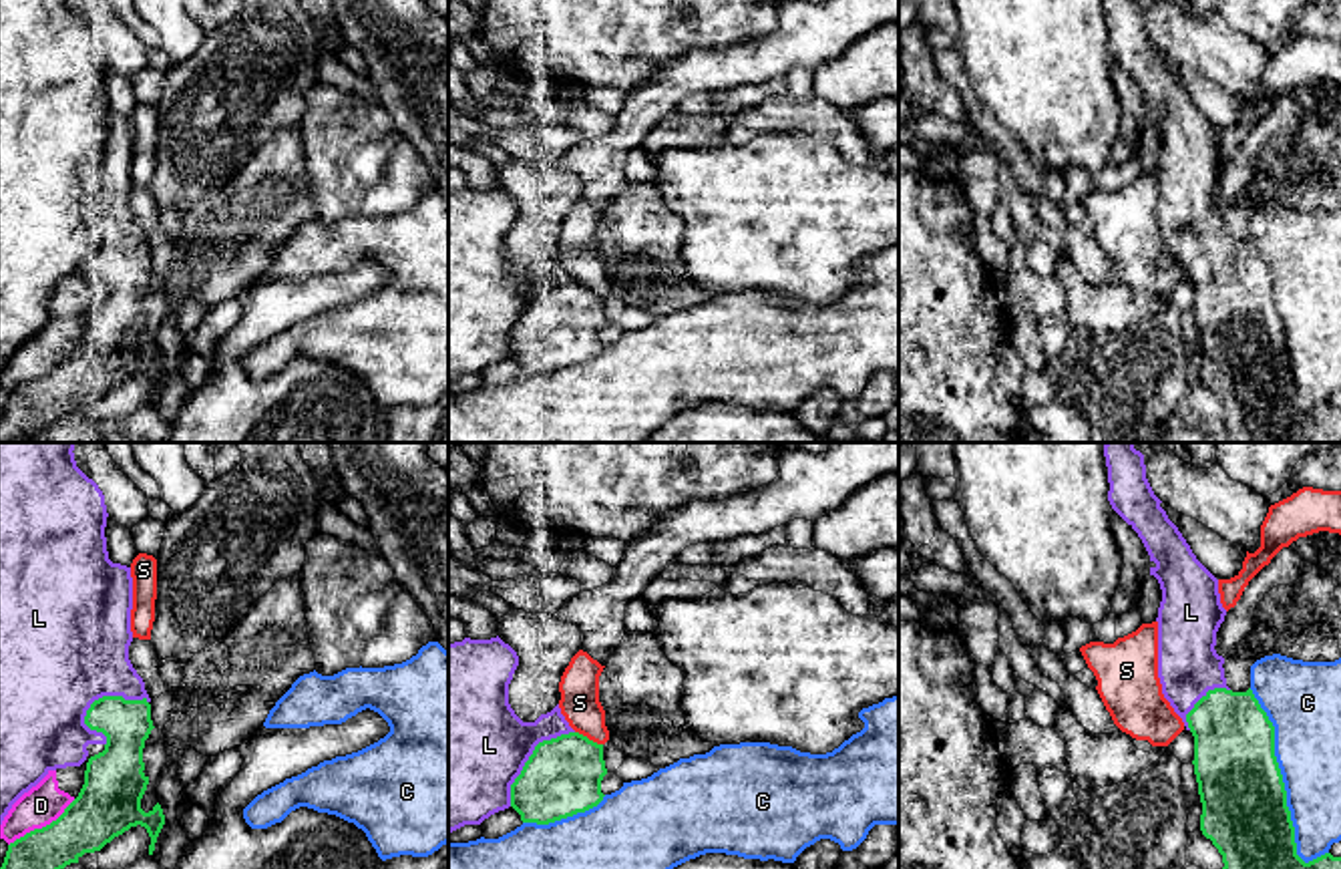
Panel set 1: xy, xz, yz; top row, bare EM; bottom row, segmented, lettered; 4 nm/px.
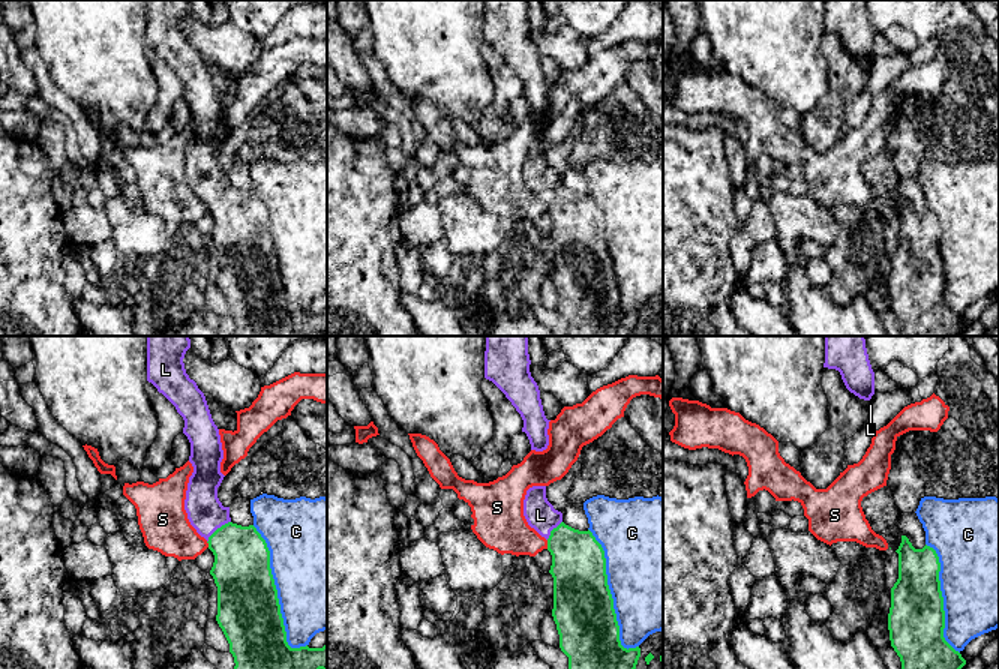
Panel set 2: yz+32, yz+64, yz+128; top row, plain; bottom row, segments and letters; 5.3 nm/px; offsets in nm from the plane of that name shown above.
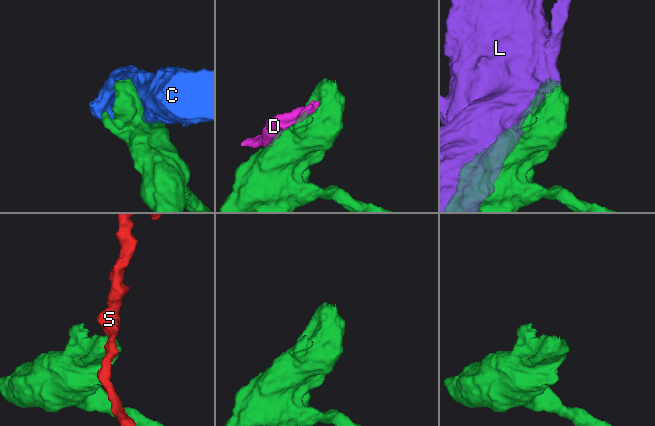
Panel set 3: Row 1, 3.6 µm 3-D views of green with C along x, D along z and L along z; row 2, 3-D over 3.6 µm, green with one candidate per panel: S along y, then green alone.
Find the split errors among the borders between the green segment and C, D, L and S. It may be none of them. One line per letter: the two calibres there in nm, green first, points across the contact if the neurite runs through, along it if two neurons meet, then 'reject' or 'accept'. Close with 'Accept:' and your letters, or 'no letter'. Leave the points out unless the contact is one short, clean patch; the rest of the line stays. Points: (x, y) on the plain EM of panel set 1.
C: 340/280 nm | reject
D: 240/160 nm | reject
L: 190/460 nm | reject
S: 300/160 nm | along xz (576, 280), (602, 294) | reject
Accept: no letter

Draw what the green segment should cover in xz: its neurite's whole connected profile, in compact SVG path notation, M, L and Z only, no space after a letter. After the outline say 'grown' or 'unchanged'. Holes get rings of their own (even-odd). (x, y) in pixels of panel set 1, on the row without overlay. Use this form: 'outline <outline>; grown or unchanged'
outline M579 282L543 290L511 334L511 356L537 374L585 362L603 350L605 324L603 294Z; unchanged

